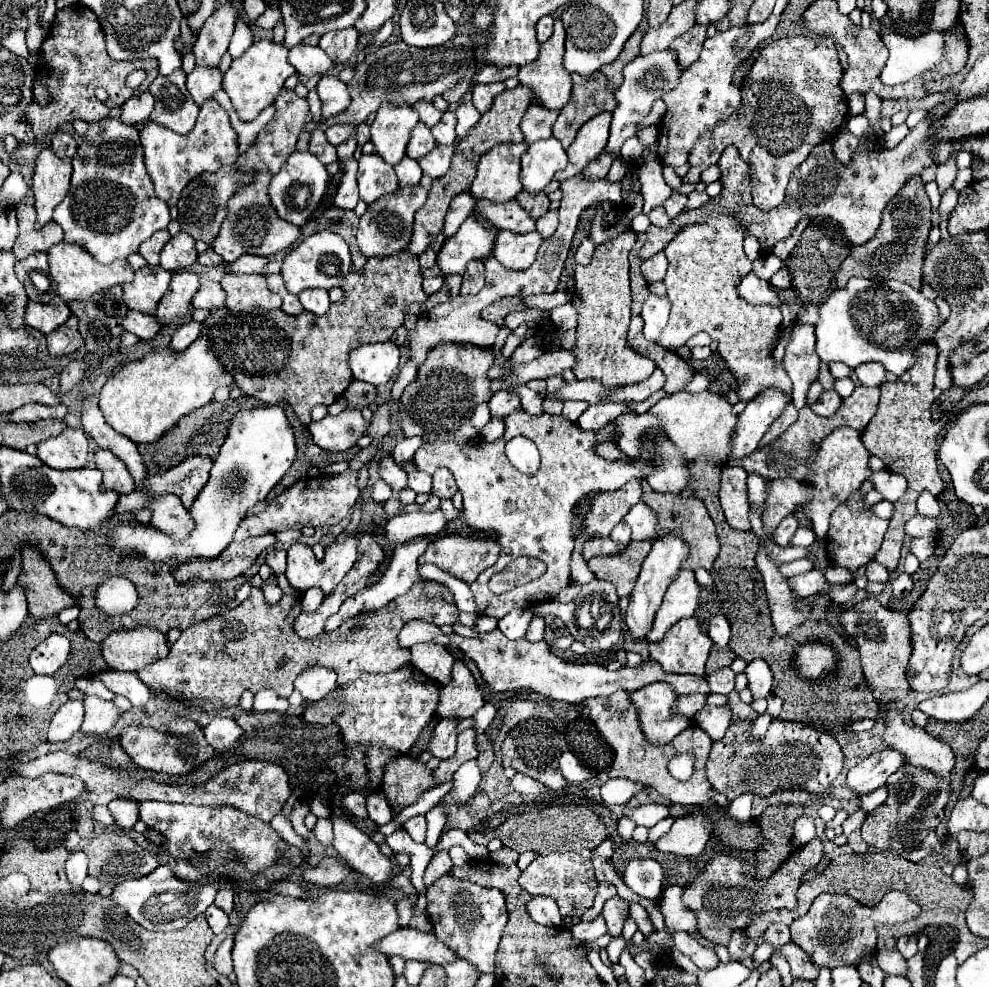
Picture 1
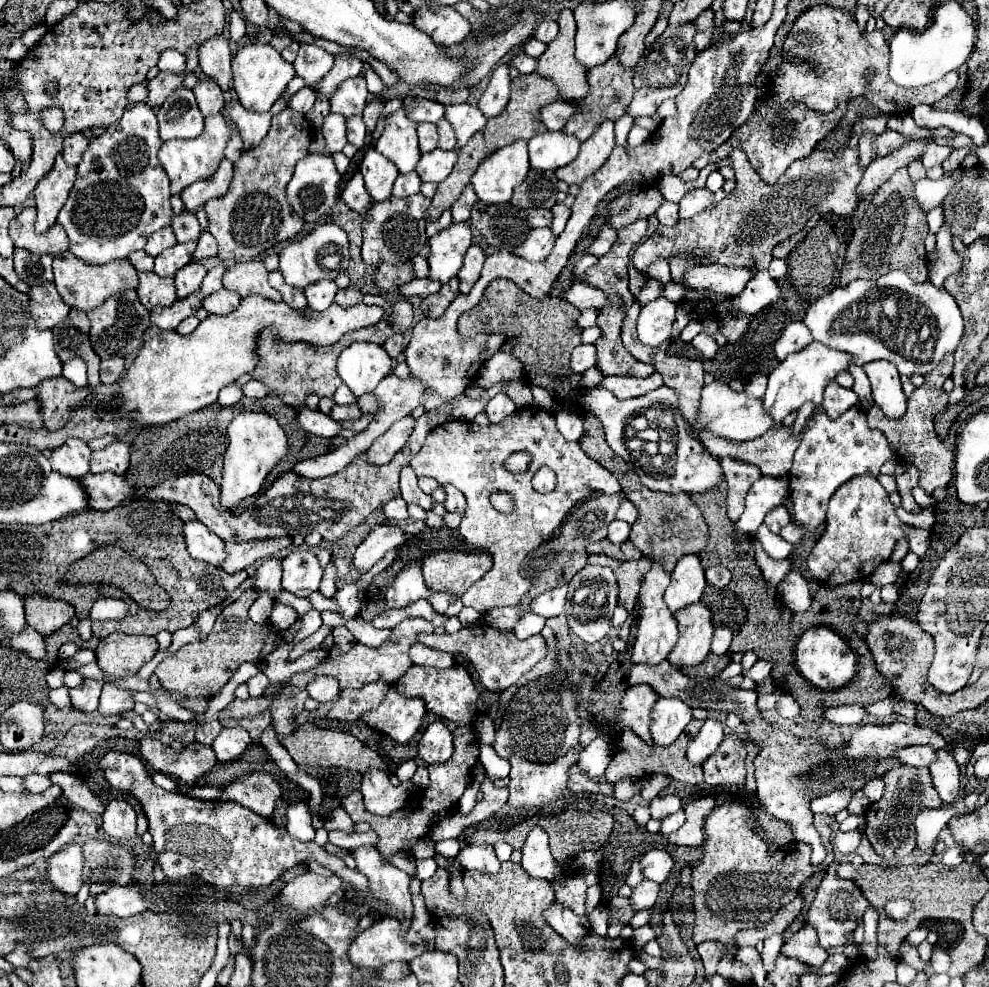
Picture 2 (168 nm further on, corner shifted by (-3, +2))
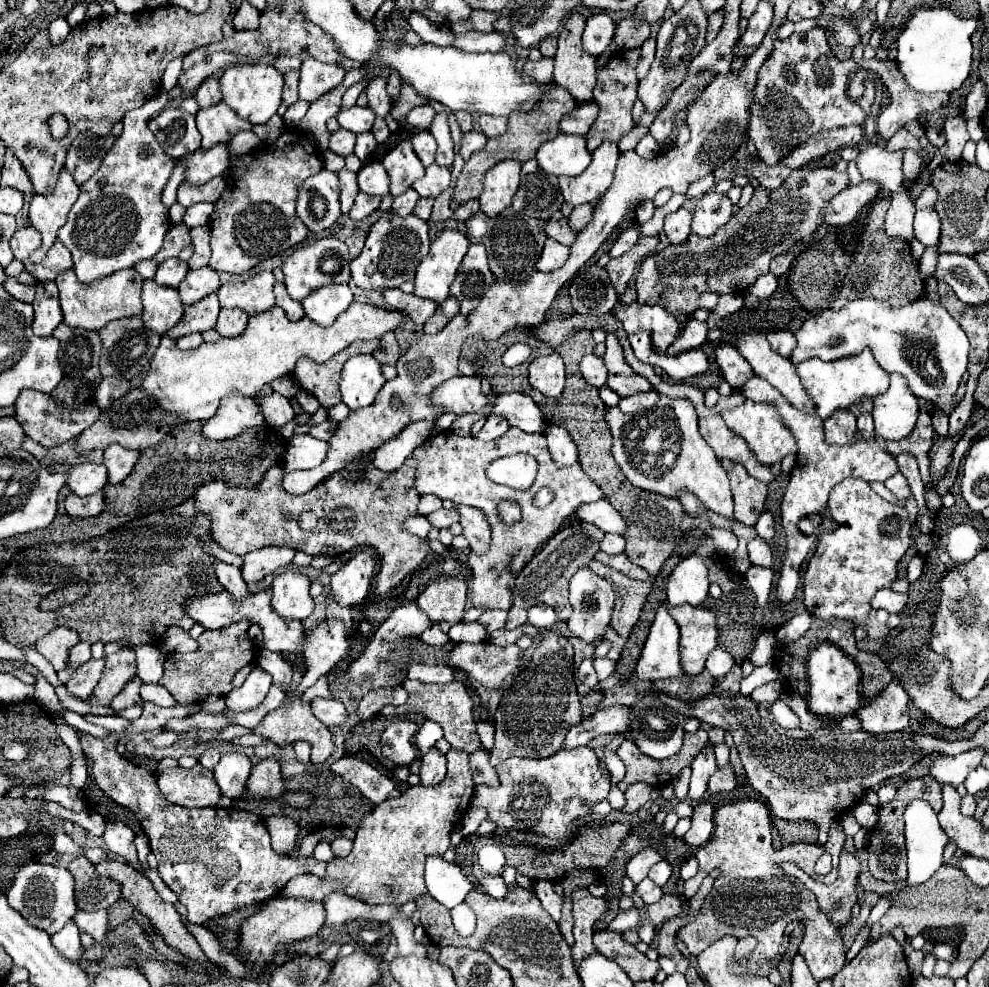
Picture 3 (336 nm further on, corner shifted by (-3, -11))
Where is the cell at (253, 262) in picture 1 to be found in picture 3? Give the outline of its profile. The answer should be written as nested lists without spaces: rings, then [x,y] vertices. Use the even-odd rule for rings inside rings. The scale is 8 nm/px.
[[[210,293],[202,301],[192,303],[192,305],[186,305],[184,307],[184,317],[180,319],[180,323],[176,327],[172,327],[170,331],[166,331],[166,335],[172,337],[172,339],[178,339],[178,337],[188,335],[188,333],[194,333],[194,331],[212,329],[216,325],[218,311],[220,311],[218,295],[216,293]]]

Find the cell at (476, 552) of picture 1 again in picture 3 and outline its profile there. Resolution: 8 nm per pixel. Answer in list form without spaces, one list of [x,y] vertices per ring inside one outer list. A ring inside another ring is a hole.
[[[440,577],[438,581],[426,585],[416,603],[430,621],[448,621],[454,625],[462,621],[466,597],[468,581],[464,577]]]

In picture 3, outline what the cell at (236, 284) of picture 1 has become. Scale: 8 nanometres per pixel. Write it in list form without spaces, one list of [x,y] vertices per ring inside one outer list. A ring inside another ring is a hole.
[[[260,271],[246,281],[228,281],[218,289],[218,299],[222,307],[236,307],[248,315],[256,315],[274,307],[274,287],[276,279],[272,271]]]

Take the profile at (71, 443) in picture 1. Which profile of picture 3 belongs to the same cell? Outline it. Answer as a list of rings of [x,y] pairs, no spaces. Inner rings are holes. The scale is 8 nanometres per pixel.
[[[90,461],[78,463],[68,469],[66,485],[70,487],[72,493],[76,493],[80,497],[92,495],[106,485],[106,467],[90,463]]]

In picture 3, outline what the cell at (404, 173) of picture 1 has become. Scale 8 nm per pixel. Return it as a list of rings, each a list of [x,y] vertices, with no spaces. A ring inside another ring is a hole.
[[[410,187],[410,189],[406,189],[400,197],[394,197],[394,203],[392,203],[392,211],[396,211],[400,217],[404,217],[404,215],[410,215],[412,211],[414,211],[414,207],[416,207],[416,203],[418,203],[418,195],[416,195],[416,191]]]

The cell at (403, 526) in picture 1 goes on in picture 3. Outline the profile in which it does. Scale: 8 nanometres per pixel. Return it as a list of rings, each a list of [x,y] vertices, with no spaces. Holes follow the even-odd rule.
[[[366,551],[356,553],[330,579],[334,599],[346,607],[360,605],[364,601],[366,593],[370,591],[374,575],[376,575],[376,559]]]

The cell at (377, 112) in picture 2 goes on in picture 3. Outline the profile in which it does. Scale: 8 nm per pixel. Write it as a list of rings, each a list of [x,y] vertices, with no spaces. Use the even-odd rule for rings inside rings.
[[[374,77],[370,81],[366,93],[368,93],[368,107],[374,111],[374,115],[380,119],[386,119],[386,115],[390,113],[390,107],[392,107],[392,101],[386,93],[386,79]]]

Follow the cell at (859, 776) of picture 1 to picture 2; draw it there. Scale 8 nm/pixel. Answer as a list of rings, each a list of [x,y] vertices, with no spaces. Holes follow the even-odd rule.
[[[910,746],[900,752],[894,752],[894,758],[910,766],[930,766],[936,760],[938,750],[934,746]]]

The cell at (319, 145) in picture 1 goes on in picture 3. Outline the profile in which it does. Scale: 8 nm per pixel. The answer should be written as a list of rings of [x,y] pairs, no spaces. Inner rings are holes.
[[[338,129],[336,133],[330,135],[330,143],[328,149],[334,151],[340,157],[346,157],[350,153],[354,153],[354,143],[356,143],[356,135],[352,131],[346,129]]]

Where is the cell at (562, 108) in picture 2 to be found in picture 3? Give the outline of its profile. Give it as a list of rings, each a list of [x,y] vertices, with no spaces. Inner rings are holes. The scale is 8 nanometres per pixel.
[[[594,103],[578,105],[572,113],[564,115],[560,119],[560,133],[572,133],[572,135],[586,135],[590,125],[594,123],[598,115],[598,107]]]

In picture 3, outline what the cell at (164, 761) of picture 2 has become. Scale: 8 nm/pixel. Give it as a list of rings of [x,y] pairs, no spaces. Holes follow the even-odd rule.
[[[200,763],[192,769],[164,769],[158,777],[158,787],[168,801],[182,807],[216,807],[220,799],[214,773]]]

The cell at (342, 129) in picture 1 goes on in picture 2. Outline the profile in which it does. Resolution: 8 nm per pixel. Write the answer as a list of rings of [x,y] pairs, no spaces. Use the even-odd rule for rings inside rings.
[[[352,116],[348,120],[348,142],[362,148],[364,140],[366,140],[366,126],[362,122],[362,116]]]

